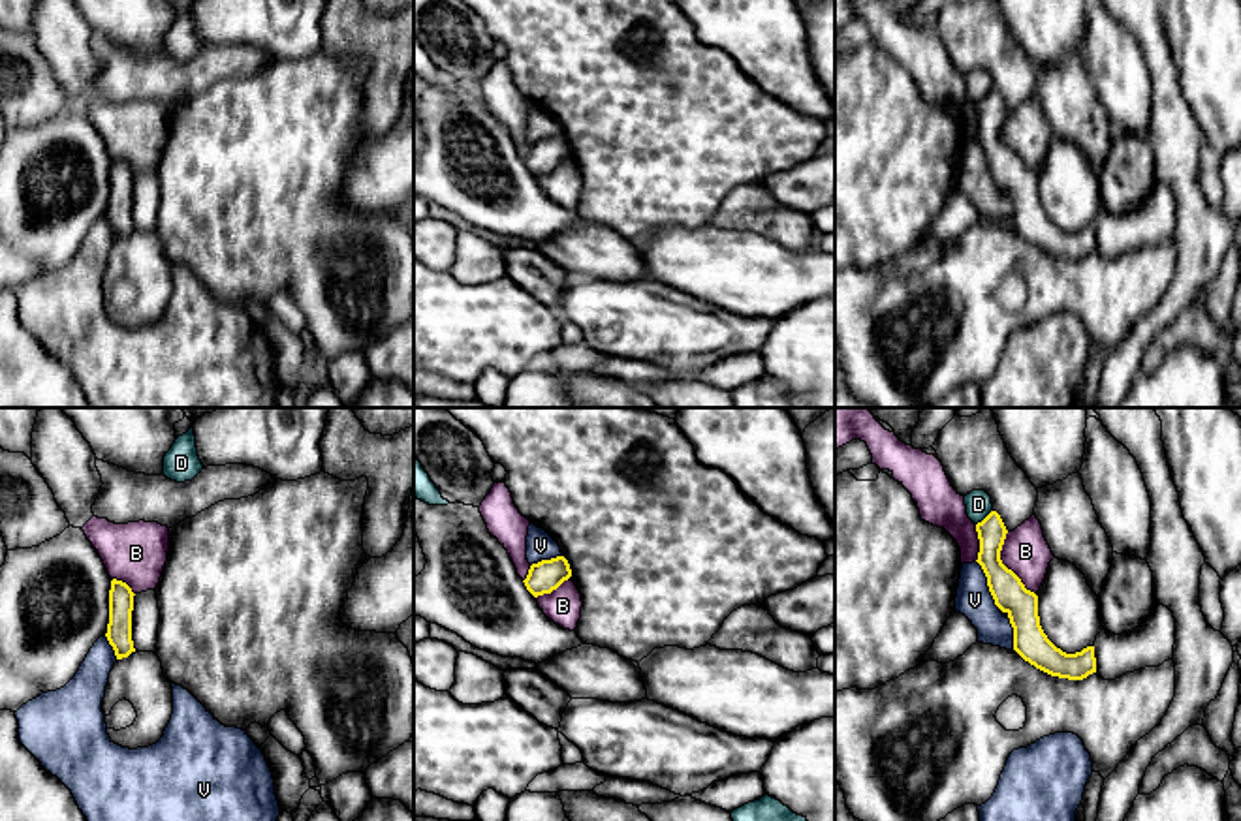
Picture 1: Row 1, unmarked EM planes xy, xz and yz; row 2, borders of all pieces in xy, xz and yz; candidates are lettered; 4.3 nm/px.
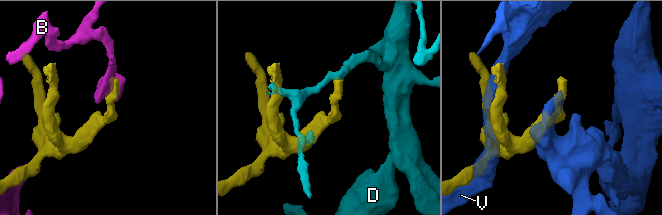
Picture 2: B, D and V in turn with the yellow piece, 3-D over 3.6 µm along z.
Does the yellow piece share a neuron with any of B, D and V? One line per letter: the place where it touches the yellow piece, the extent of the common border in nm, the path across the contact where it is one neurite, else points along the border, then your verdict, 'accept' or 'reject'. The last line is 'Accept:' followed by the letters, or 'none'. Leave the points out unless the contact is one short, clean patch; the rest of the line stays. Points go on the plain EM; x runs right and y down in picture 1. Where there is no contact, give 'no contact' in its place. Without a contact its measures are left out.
B: contact yz (1005, 145); length 300 nm; border yz (1006, 111), (1001, 139), (1036, 175); reject
D: contact yz (986, 96); length 100 nm; reject
V: contact yz (988, 164); length 240 nm; reject
Accept: none

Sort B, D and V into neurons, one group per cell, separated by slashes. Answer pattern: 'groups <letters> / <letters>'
groups B / D / V

